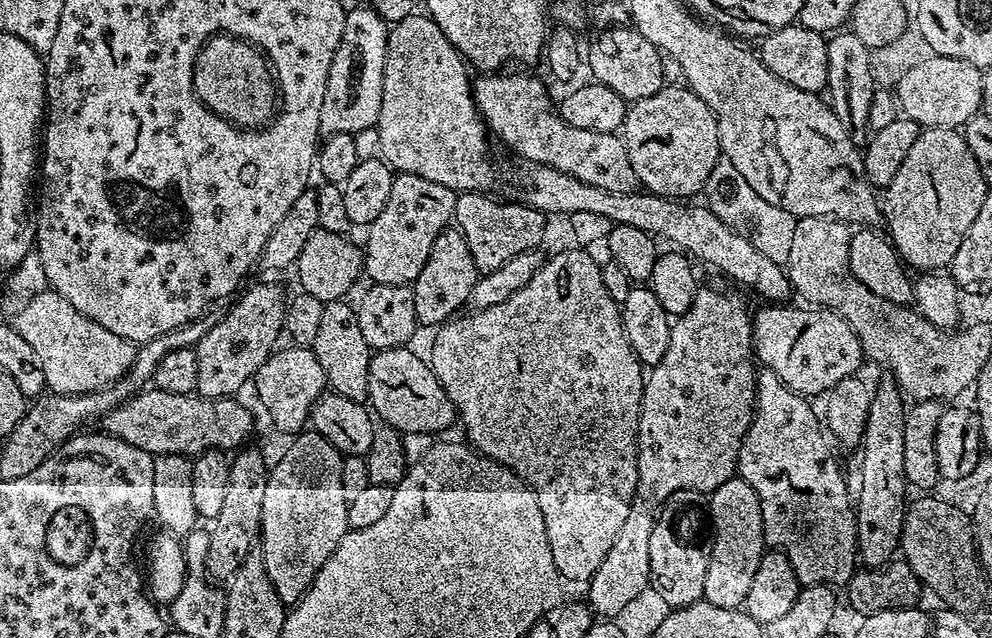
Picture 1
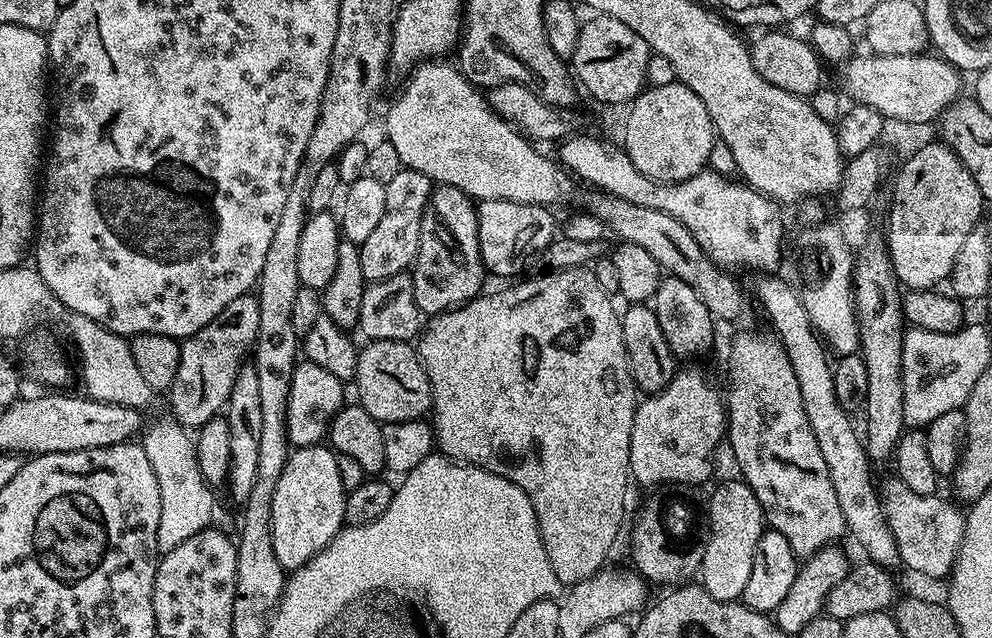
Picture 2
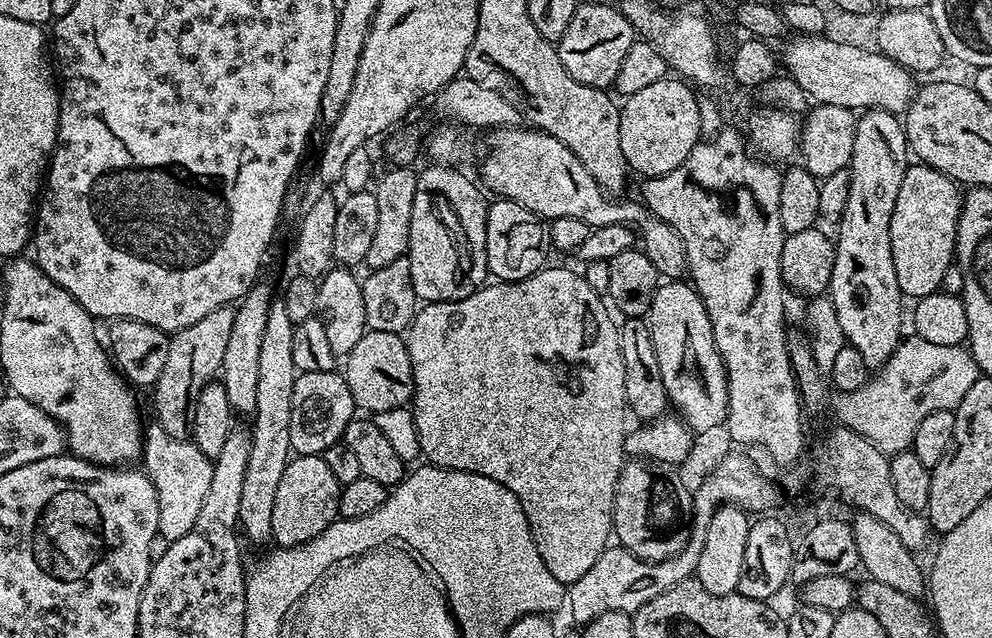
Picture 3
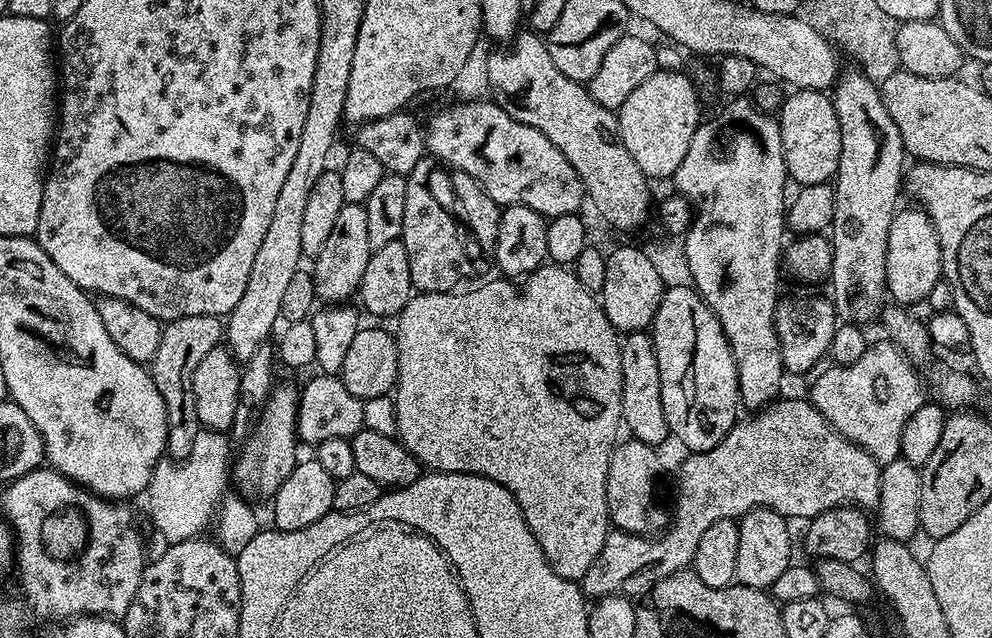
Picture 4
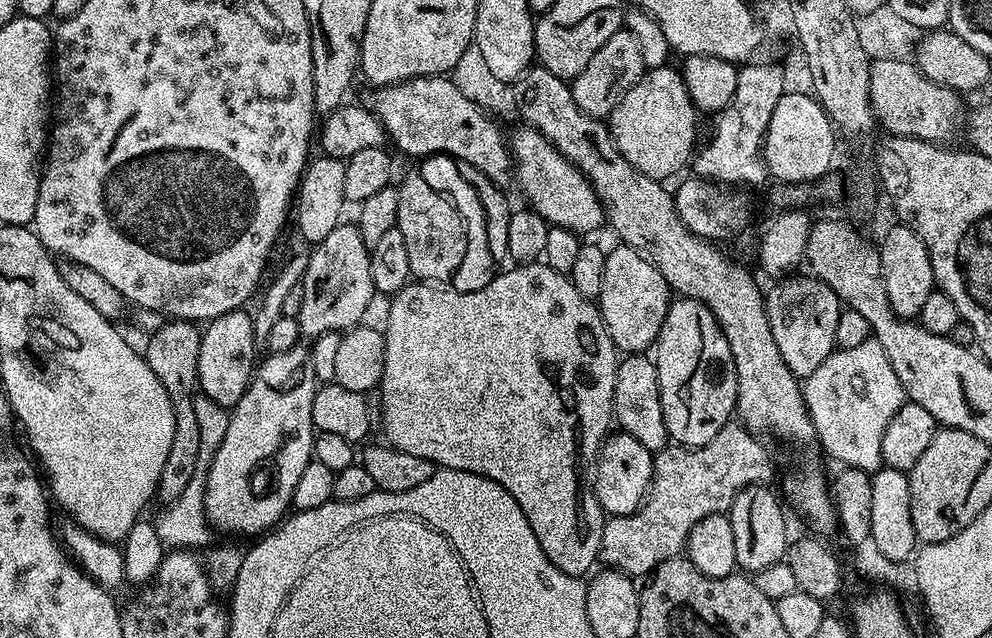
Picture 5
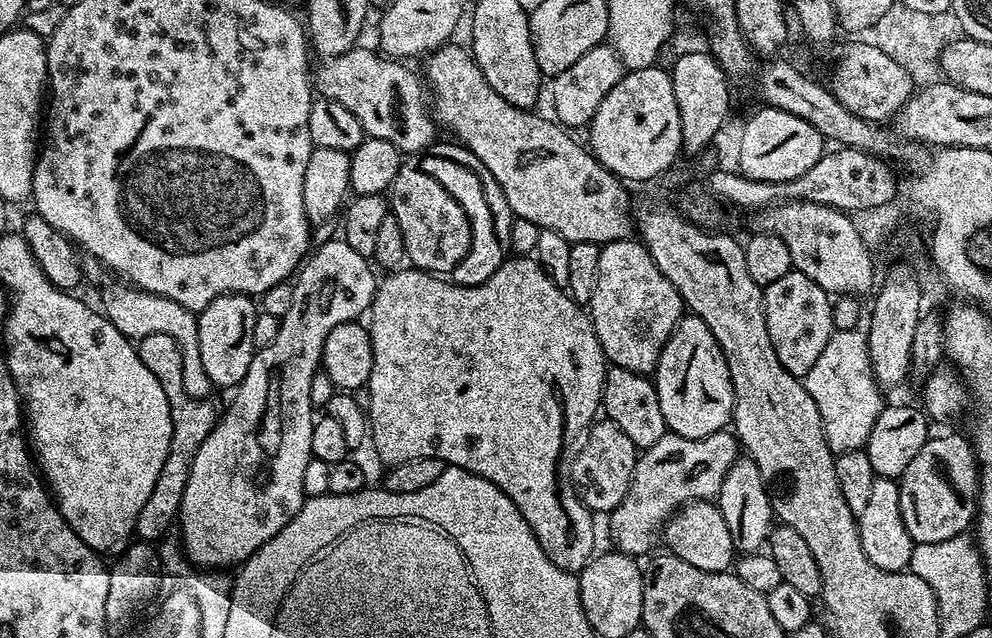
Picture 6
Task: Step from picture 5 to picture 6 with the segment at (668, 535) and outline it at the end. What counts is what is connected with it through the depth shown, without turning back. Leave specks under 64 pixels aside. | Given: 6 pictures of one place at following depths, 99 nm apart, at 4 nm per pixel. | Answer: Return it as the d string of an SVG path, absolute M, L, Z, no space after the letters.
M721 430L706 438L682 438L676 432L665 431L654 446L643 449L636 457L636 469L626 498L606 516L608 536L616 543L613 544L615 551L647 557L656 540L658 544L661 539L665 525L684 505L693 500L711 501L719 497L722 480L738 459L736 448L738 452L735 435Z

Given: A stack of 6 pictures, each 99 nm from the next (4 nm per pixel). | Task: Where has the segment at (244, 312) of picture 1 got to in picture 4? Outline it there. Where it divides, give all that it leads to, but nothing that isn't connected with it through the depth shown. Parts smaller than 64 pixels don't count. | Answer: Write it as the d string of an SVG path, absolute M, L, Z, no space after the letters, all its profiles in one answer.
M194 314L186 318L167 321L160 329L158 350L150 362L150 371L154 386L158 386L158 394L162 394L162 402L168 415L168 433L166 434L167 455L176 461L182 461L193 449L194 438L201 429L198 422L198 410L194 410L194 386L192 375L198 370L198 362L210 350L221 343L226 328L221 317L210 314Z

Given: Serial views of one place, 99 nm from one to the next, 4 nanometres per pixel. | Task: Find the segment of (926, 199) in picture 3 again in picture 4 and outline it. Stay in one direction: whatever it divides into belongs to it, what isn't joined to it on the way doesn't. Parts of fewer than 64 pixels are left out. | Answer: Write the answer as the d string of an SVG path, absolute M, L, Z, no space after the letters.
M916 208L897 211L890 222L890 238L886 246L886 292L900 306L927 301L934 284L942 279L940 239L927 212Z

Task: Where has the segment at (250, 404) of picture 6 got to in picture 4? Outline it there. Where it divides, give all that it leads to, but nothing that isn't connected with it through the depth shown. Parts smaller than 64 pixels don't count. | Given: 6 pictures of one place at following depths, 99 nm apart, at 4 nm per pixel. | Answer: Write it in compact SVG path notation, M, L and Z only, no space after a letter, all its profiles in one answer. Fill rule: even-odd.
M344 204L338 210L338 218L326 237L326 246L314 258L316 268L311 269L316 282L316 294L321 301L336 306L357 295L362 274L366 274L366 262L370 262L374 249L370 246L370 233L366 230L366 210L363 204ZM273 387L268 399L265 400L263 408L259 409L258 419L243 445L240 457L234 460L234 484L240 487L239 495L255 502L259 496L271 498L275 496L278 486L286 482L286 478L294 470L298 463L296 456L296 415L300 397L297 389Z

